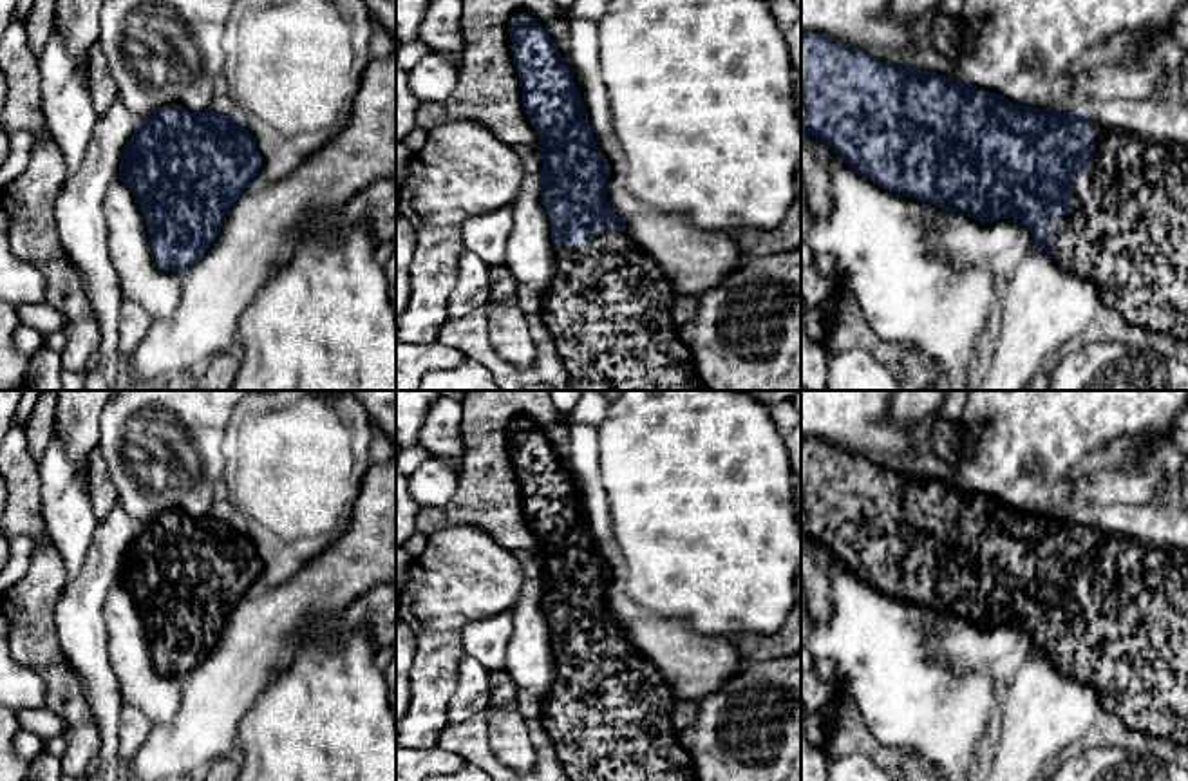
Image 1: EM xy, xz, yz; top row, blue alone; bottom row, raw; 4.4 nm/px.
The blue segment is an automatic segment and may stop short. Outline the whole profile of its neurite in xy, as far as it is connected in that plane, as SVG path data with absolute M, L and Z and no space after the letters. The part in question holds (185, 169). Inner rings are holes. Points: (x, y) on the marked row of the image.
M168 105L137 119L134 134L123 146L118 179L134 193L139 204L148 226L156 264L163 271L184 275L215 242L231 206L257 183L260 166L262 157L257 141L237 118L224 118L212 108L190 112L181 105Z

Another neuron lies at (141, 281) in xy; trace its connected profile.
M119 179L107 190L103 215L108 259L125 300L141 306L154 322L172 316L181 302L183 275L156 264L146 221L134 193Z

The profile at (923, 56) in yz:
M929 42L919 43L910 54L908 54L908 65L924 71L933 72L937 67L938 52L929 45Z

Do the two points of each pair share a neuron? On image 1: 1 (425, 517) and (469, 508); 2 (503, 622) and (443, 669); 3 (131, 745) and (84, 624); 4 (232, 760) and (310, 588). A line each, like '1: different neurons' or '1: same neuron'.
1: same neuron
2: different neurons
3: different neurons
4: different neurons

